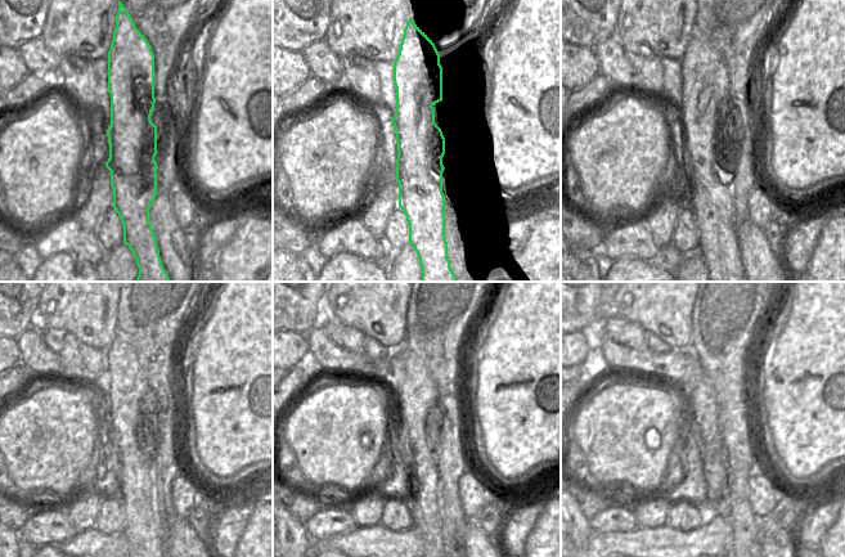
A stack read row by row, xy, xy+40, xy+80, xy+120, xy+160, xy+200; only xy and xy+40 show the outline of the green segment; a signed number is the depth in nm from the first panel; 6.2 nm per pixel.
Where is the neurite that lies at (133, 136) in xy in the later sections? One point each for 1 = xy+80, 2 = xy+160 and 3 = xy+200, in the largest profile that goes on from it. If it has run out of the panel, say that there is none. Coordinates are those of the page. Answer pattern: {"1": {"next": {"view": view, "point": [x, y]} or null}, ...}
{"1": {"next": {"view": "xy+80", "point": [704, 76]}}, "2": {"next": {"view": "xy+160", "point": [414, 391]}}, "3": {"next": {"view": "xy+200", "point": [701, 403]}}}

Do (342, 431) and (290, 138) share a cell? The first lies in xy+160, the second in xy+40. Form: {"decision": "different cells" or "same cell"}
{"decision": "same cell"}

